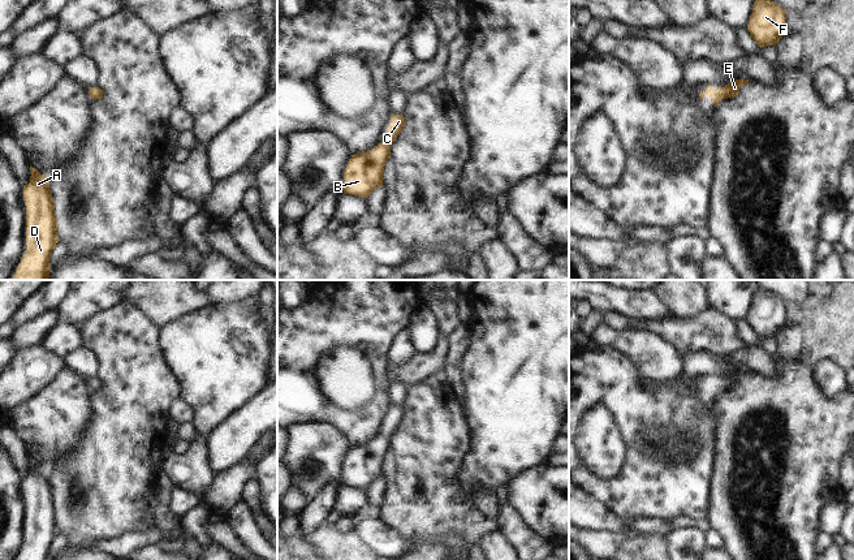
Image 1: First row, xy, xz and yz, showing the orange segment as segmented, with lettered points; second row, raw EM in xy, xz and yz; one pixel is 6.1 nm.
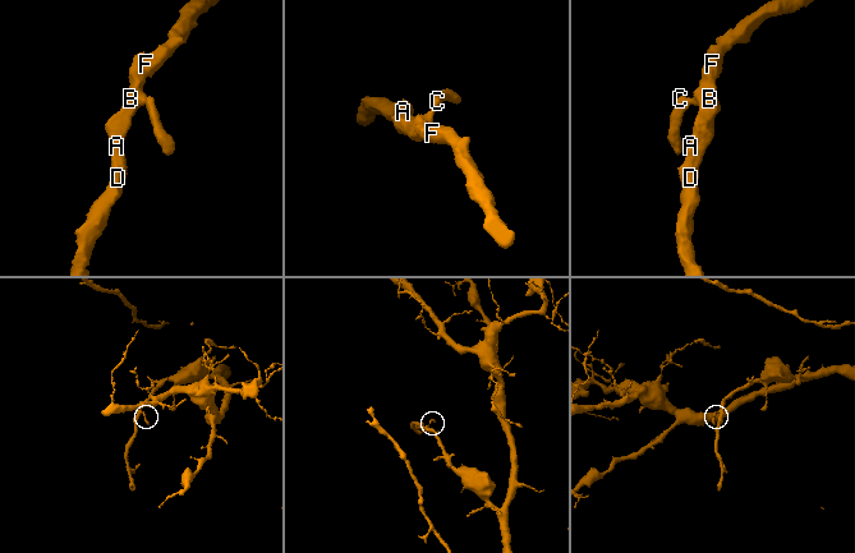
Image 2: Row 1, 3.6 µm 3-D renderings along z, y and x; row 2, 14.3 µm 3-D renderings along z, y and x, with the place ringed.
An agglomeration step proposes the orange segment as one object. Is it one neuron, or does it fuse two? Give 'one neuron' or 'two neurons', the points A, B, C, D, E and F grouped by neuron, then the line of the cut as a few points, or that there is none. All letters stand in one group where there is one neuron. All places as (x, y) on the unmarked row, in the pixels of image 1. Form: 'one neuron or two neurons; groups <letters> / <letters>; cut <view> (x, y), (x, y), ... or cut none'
one neuron; groups A B C D E F; cut none

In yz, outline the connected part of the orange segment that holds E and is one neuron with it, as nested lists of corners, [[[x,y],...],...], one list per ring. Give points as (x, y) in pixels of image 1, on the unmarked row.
[[[736,371],[729,374],[725,379],[713,380],[711,378],[706,378],[706,383],[700,384],[699,388],[702,392],[704,392],[704,388],[708,387],[709,391],[713,393],[715,397],[719,397],[719,395],[723,391],[734,389],[739,385],[739,380],[742,376],[747,375],[750,371]]]

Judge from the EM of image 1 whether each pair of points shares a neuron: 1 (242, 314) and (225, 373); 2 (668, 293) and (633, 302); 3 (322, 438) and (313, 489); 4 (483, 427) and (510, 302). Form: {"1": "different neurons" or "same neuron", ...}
{"1": "same neuron", "2": "different neurons", "3": "same neuron", "4": "same neuron"}

